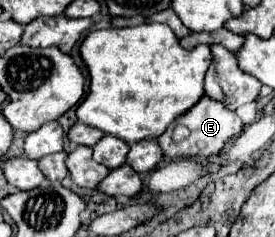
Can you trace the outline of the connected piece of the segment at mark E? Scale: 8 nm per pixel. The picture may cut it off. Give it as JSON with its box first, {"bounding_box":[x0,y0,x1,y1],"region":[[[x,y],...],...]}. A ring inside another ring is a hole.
{"bounding_box":[157,96,243,160],"region":[[[203,96],[201,102],[197,102],[197,106],[193,106],[193,110],[189,110],[181,118],[177,118],[157,140],[159,140],[159,146],[163,148],[163,154],[171,160],[177,160],[177,158],[205,160],[205,158],[221,154],[225,144],[231,142],[233,138],[237,138],[237,134],[241,134],[241,130],[243,130],[243,122],[235,112],[227,110],[221,102],[217,102],[209,96]],[[173,128],[175,128],[174,133]],[[175,140],[179,142],[175,142]]]}

